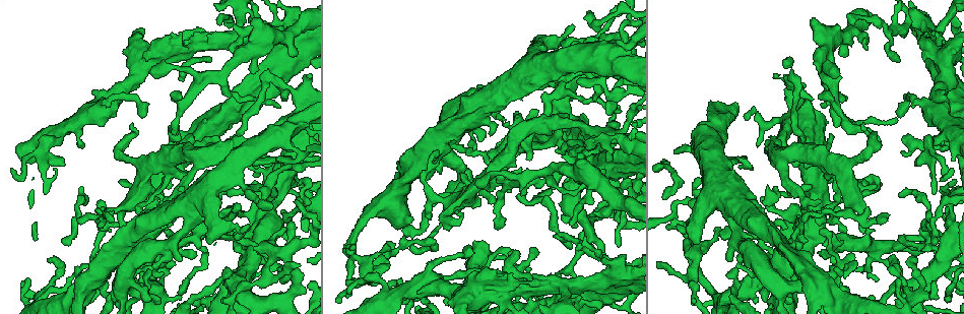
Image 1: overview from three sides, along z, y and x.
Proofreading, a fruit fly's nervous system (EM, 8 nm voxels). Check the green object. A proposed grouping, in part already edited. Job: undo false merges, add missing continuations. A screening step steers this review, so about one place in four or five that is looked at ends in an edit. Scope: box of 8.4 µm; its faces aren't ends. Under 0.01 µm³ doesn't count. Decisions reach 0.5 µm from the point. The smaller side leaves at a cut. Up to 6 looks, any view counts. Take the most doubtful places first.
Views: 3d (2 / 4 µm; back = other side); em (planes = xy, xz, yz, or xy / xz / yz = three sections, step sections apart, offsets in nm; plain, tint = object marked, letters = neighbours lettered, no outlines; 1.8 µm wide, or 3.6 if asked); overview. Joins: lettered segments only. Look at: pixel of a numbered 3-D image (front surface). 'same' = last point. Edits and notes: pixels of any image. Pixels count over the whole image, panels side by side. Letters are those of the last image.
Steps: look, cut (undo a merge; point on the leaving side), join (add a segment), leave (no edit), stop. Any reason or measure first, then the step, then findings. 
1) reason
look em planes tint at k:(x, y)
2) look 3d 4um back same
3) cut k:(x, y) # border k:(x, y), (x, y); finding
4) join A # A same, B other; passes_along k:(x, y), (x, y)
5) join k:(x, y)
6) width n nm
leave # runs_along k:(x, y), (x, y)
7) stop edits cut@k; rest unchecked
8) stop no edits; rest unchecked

look 3d 2um at 1:(836, 125)

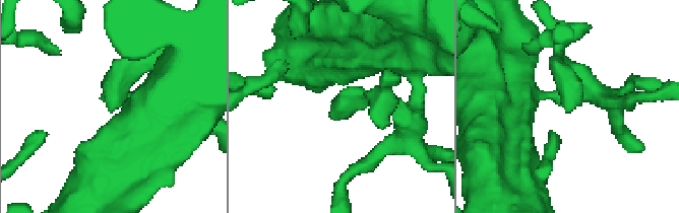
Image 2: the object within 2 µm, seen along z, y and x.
need the tissue
look em xz step 4 tint at 2:(336, 110)

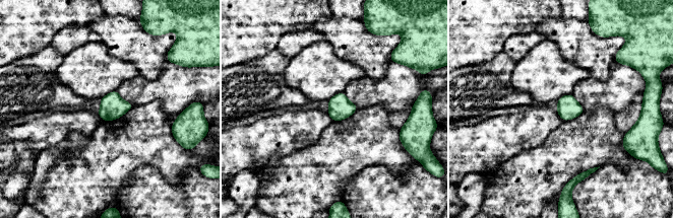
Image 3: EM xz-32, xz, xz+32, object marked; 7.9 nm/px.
look em planes letters same

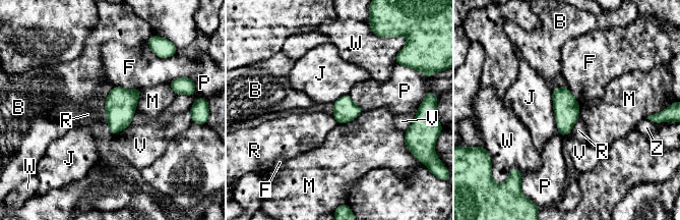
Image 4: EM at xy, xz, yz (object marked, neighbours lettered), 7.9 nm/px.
width 180 nm
leave # B other, F other, J other, M other, P other, R other, V other, W other, Z other; border 4:(578, 114), (570, 132); no lettered segment goes on from it

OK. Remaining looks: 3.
look em yz step 8 letters at 1:(135, 235)

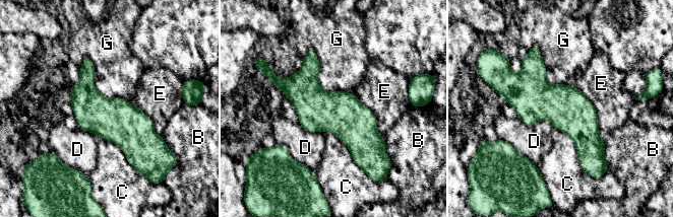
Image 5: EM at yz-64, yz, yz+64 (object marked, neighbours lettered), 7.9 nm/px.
longest_contact G 600 nm
leave # B other, C other, D other, E other, G other; continuous, no second neuron

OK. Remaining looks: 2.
an open end
look em 3.6um xz step 8 letters at 1:(552, 84)

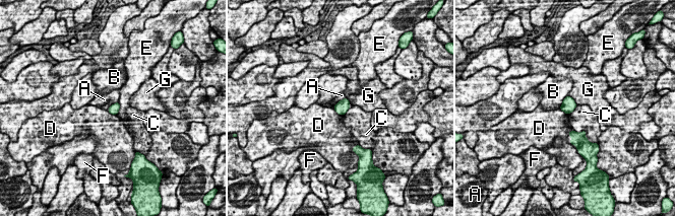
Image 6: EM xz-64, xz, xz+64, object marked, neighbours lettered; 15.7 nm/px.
another direction
look em 3.6um planes letters same

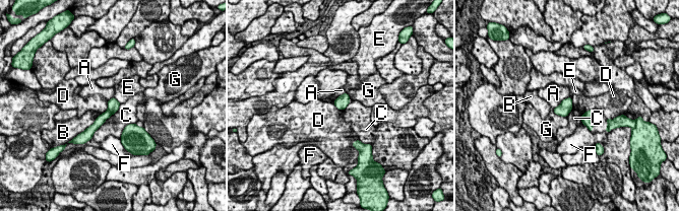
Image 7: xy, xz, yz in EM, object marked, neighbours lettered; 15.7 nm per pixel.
leave # A other, B other, C other, D other, E other, F other, G other; border 7:(109, 100), (108, 108), (101, 115); none of them fits

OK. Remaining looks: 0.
stop no edits; rest unchecked

